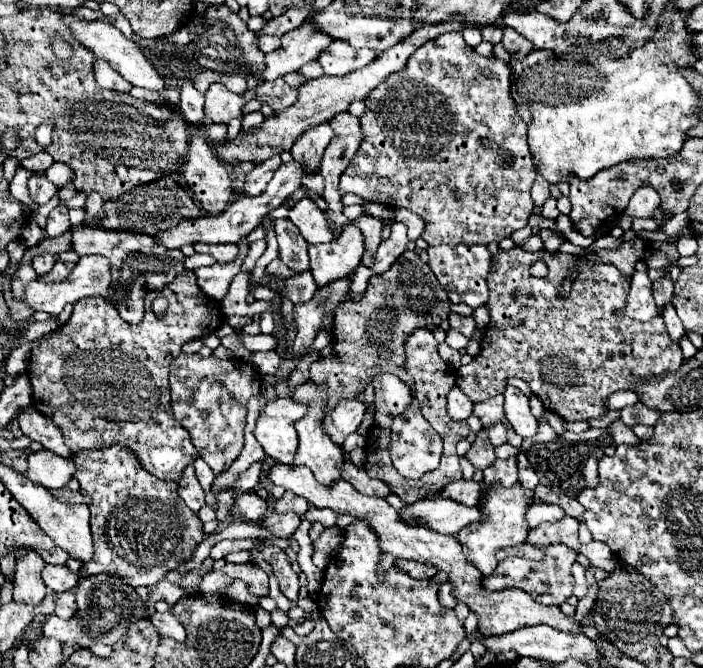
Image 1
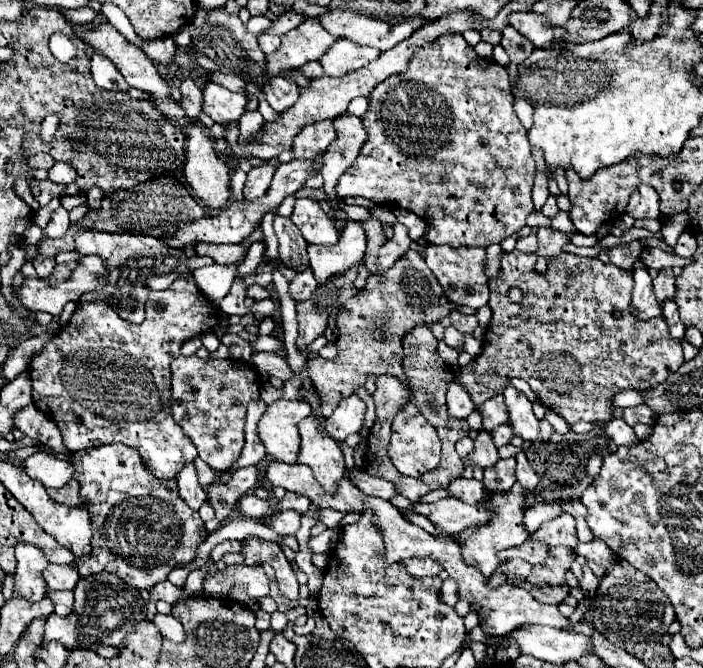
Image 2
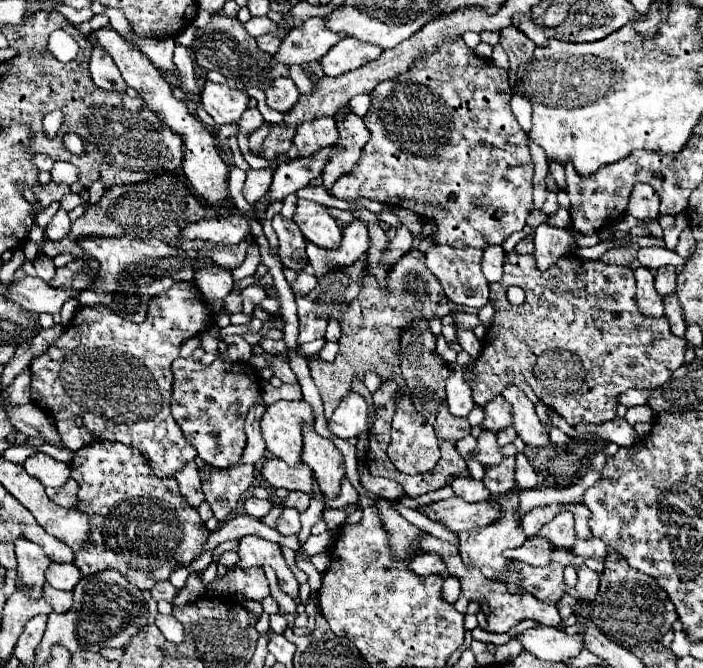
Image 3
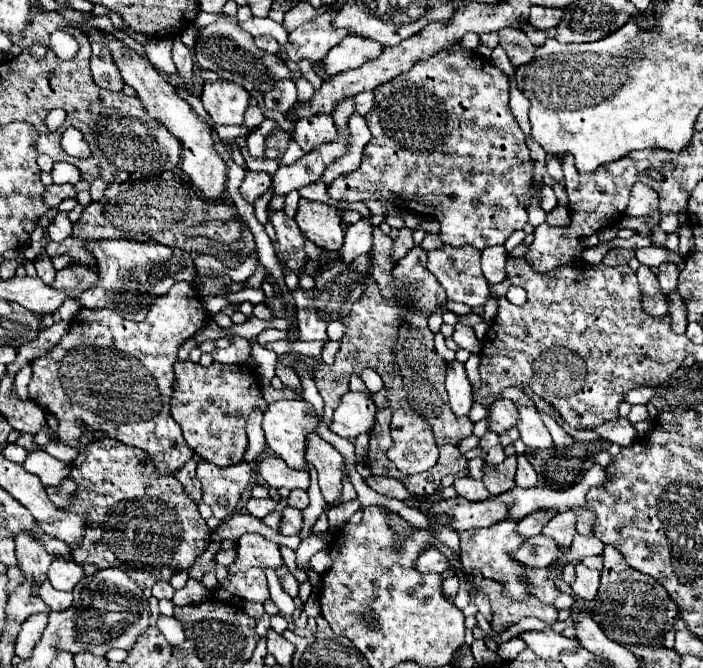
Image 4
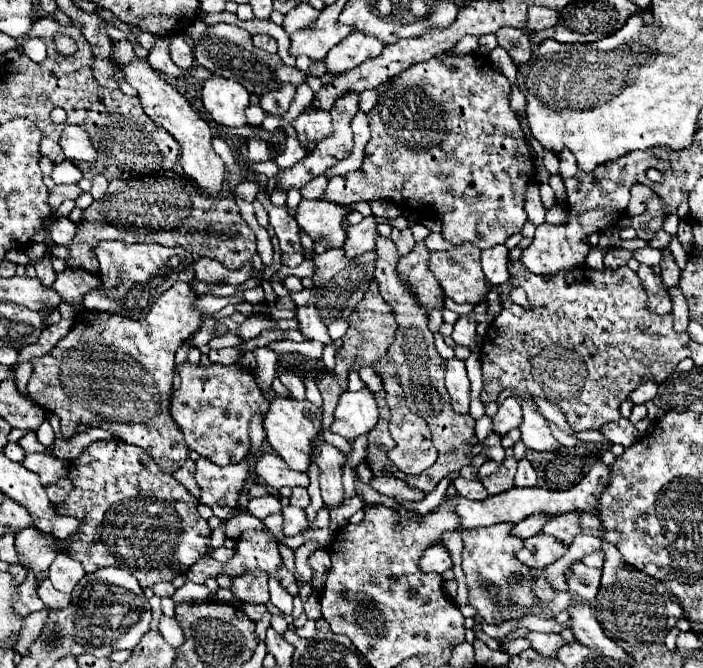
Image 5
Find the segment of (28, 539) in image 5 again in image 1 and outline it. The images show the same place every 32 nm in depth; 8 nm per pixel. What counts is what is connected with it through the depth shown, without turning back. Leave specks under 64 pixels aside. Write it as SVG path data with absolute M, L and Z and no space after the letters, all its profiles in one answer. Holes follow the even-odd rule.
M18 548L16 574L14 574L14 600L26 604L38 604L46 596L46 584L40 576L46 566L44 558L32 548Z

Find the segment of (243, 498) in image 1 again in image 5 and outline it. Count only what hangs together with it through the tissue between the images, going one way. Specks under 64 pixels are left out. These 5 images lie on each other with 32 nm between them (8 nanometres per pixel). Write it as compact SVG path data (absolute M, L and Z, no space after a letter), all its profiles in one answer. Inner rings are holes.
M268 494L268 496L262 496L262 498L252 498L252 500L248 502L248 512L250 512L252 516L264 520L264 518L270 516L270 514L282 512L282 504L280 504L280 500L278 500L276 496L270 496L270 494Z

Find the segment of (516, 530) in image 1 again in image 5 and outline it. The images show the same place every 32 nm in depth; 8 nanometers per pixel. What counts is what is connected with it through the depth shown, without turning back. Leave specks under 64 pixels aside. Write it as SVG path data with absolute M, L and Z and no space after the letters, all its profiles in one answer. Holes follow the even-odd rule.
M494 524L494 526L482 526L482 528L472 528L462 532L464 540L464 552L462 552L462 568L466 574L466 588L468 588L468 604L476 608L478 616L484 618L488 624L496 624L496 614L500 612L500 604L510 602L520 608L526 608L534 604L536 594L534 594L534 576L532 568L522 564L516 558L516 552L522 548L522 540L510 536L510 524ZM492 584L498 588L498 596L490 598L488 586Z

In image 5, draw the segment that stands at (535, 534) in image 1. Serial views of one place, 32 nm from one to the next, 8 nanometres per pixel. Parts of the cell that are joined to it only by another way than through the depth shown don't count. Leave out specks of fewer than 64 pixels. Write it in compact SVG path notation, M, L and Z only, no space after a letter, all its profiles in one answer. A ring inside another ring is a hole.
M572 512L572 516L558 516L556 520L546 522L542 532L554 536L556 540L560 540L564 544L570 544L582 532L580 530L580 516L576 516L576 512Z

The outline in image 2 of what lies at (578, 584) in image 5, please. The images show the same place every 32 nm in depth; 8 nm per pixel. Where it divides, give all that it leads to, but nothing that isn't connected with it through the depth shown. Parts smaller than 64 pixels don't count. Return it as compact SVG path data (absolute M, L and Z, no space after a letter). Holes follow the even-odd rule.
M584 566L584 568L582 568L580 590L584 592L584 596L586 596L586 598L592 598L592 596L596 594L596 588L598 588L598 578L596 578L596 574L594 574L588 566Z

